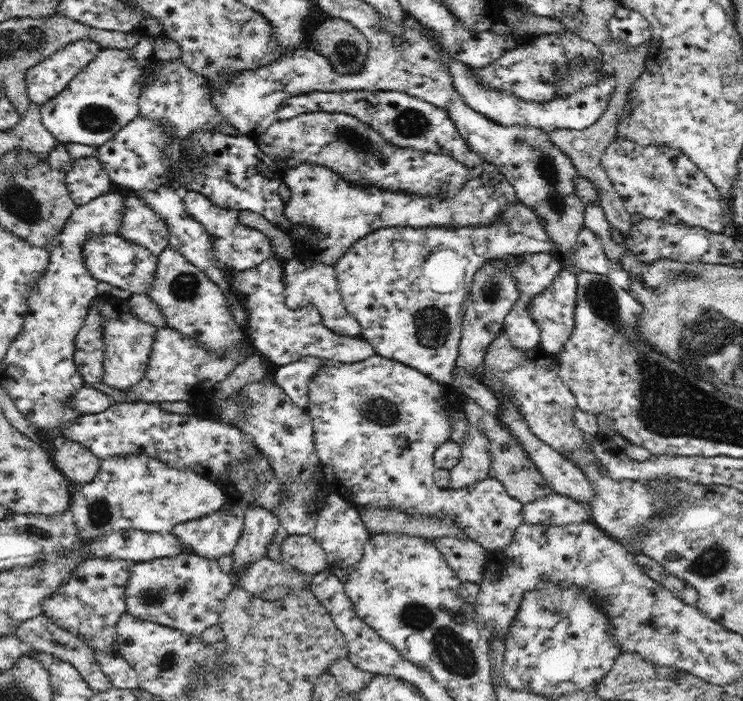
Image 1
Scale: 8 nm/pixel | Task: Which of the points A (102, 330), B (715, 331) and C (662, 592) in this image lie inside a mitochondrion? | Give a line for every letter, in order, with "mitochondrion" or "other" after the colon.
A: other
B: mitochondrion
C: other

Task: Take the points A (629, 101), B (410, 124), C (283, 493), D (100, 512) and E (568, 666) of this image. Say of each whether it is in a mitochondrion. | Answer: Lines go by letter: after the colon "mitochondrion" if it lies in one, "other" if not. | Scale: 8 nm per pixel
A: other
B: mitochondrion
C: other
D: mitochondrion
E: other

